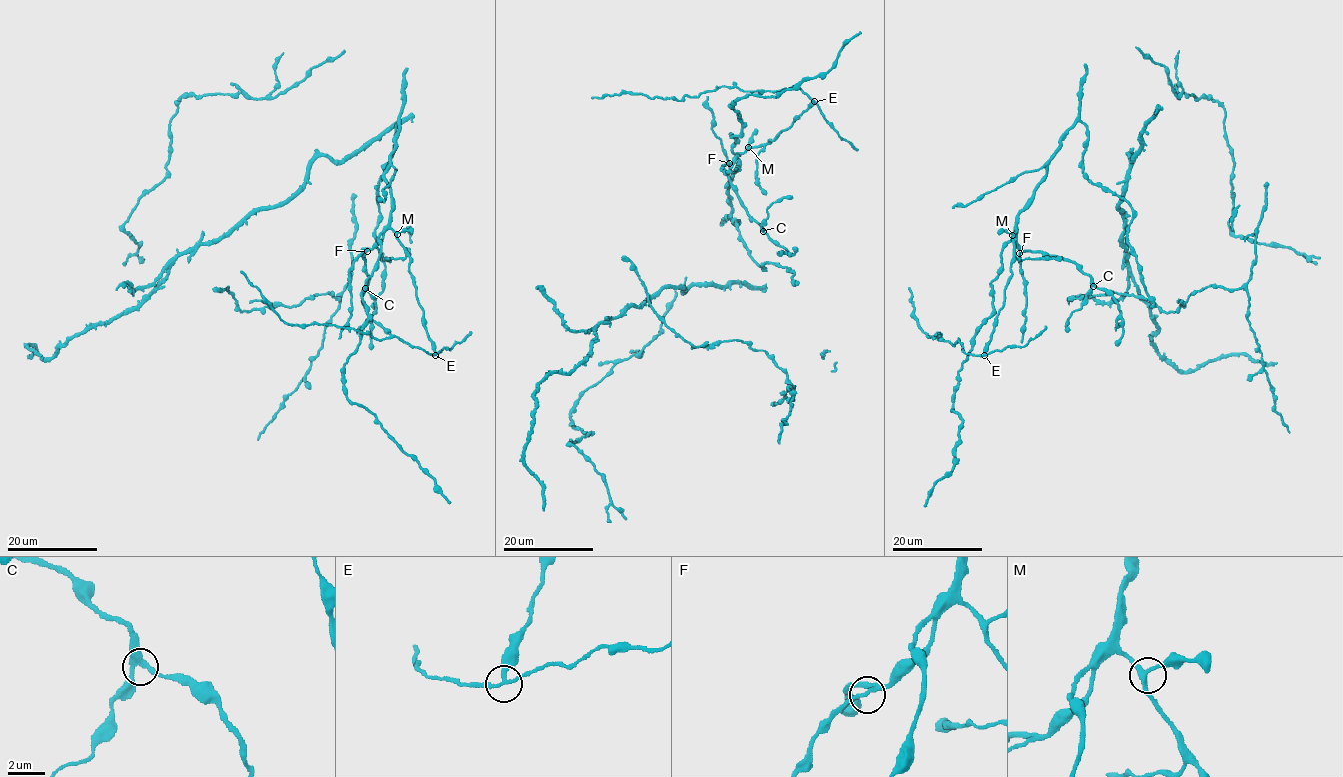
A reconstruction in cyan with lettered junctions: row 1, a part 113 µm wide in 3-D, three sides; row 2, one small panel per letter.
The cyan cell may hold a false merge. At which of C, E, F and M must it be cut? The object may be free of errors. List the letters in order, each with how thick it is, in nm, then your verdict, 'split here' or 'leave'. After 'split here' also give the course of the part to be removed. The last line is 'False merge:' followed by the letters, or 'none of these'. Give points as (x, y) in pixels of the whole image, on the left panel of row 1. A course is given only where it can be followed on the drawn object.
C: 300 nm | leave
E: 170 nm | split here | (435, 354), (411, 346), (395, 336), (375, 339), (371, 334), (344, 327), (285, 323), (241, 271)
F: 160 nm | leave
M: 260 nm | leave
False merge: E

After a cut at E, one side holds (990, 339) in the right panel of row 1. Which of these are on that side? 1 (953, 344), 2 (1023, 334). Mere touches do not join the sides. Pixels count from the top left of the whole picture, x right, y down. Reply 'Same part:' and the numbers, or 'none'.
Same part: 2

